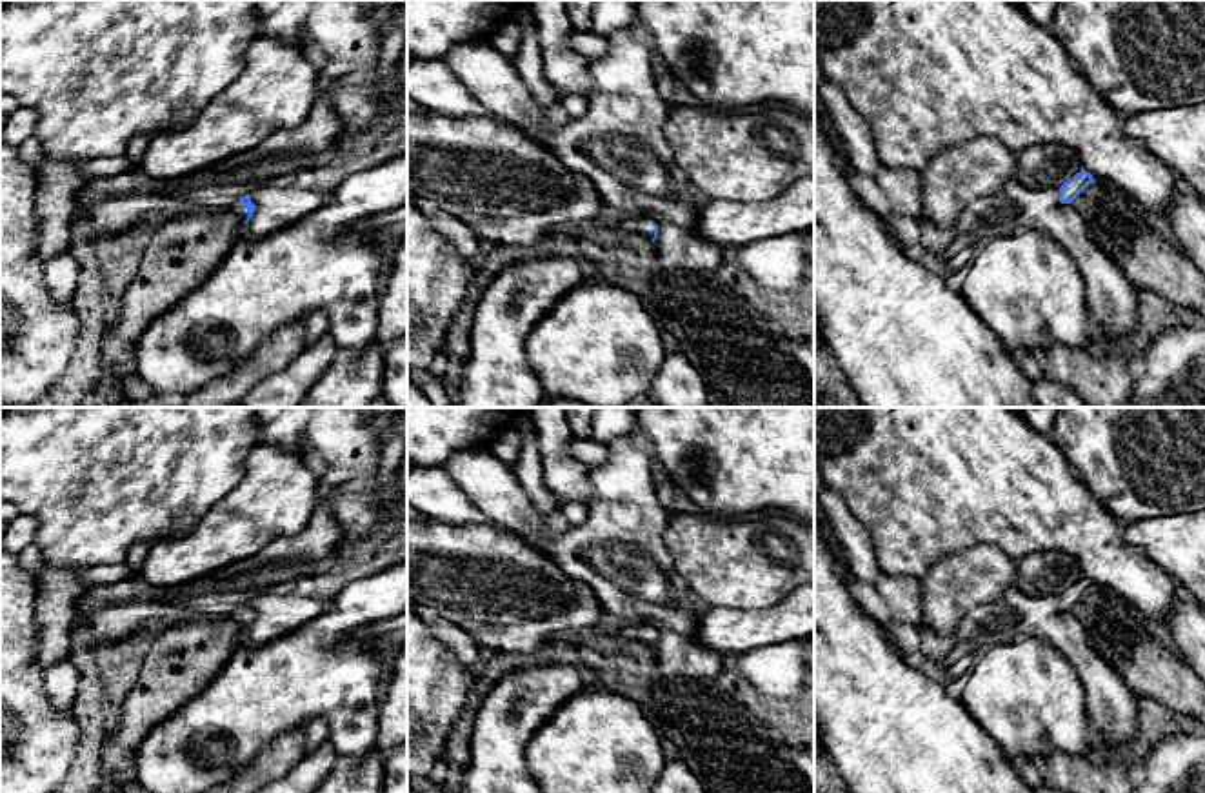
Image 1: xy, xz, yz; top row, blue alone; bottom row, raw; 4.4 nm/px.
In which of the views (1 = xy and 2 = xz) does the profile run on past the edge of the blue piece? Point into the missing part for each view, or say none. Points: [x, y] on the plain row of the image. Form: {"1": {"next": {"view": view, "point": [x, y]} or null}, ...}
{"1": {"next": {"view": "xy", "point": [237, 617]}}, "2": {"next": {"view": "xz", "point": [640, 632]}}}

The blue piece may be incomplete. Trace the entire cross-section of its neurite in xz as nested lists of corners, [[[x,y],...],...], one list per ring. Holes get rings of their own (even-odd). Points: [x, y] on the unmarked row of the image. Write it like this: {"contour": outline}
{"contour": [[[607,615],[607,624],[611,633],[622,635],[625,638],[631,638],[638,644],[643,644],[651,649],[658,644],[658,633],[647,624],[647,622],[616,622]]]}

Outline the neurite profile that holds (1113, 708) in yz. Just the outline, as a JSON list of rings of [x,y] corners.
[[[1016,586],[991,604],[972,607],[949,635],[918,626],[918,660],[943,658],[960,642],[972,642],[976,653],[1025,637],[1049,640],[1076,669],[1087,695],[1090,722],[1101,735],[1107,753],[1129,749],[1138,728],[1138,697],[1121,675],[1089,644],[1085,626],[1060,609],[1060,597],[1032,597]]]

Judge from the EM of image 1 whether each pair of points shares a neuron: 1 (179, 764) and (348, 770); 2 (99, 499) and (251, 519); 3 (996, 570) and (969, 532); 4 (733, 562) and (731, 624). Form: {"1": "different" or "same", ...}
{"1": "different", "2": "different", "3": "different", "4": "different"}

